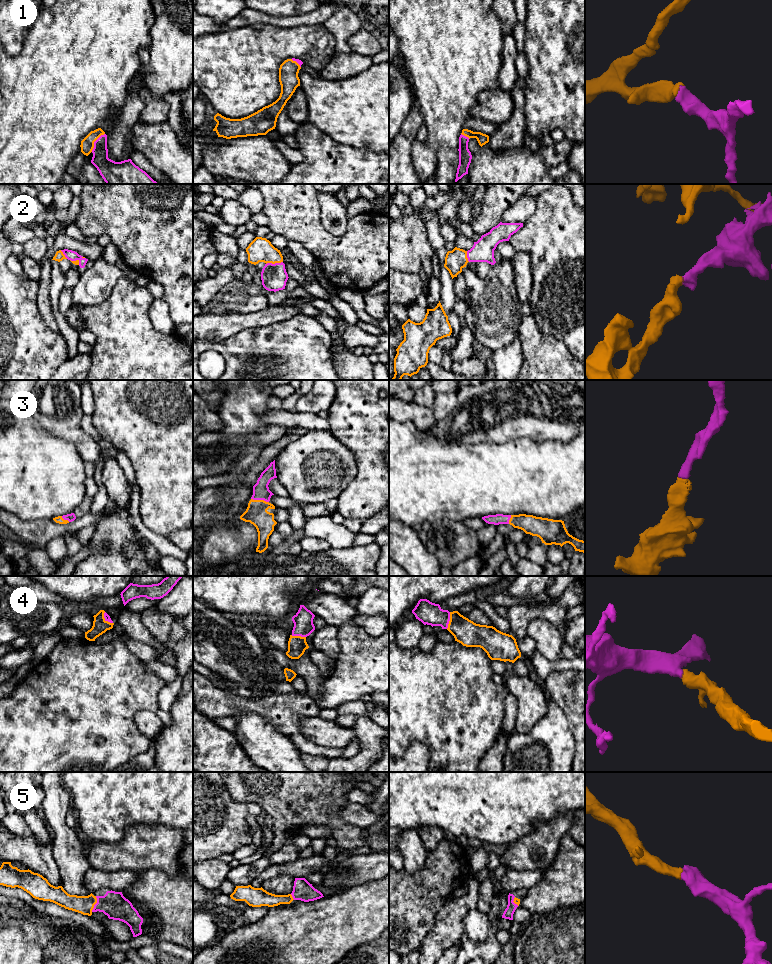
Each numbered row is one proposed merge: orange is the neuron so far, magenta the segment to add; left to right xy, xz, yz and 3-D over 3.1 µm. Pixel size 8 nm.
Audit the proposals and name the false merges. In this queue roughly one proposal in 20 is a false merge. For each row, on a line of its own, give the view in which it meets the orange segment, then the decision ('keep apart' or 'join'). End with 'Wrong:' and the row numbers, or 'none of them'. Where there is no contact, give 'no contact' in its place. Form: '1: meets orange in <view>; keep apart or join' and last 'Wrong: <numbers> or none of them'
1: meets orange in xy; join
2: meets orange in xz; join
3: meets orange in xz; join
4: meets orange in yz; join
5: meets orange in xy; join
Wrong: none of them

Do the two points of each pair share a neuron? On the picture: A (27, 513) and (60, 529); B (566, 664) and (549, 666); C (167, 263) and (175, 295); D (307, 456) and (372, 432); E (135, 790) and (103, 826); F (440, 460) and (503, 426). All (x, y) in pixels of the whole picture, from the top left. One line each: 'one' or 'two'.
A: two
B: one
C: one
D: two
E: one
F: two

